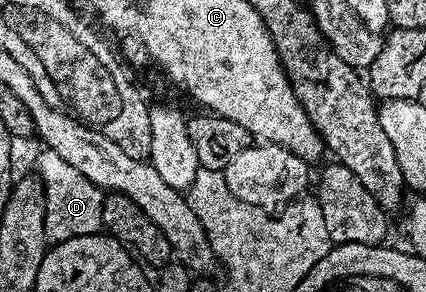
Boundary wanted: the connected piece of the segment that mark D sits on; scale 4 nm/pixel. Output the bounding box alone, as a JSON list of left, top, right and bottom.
[36,149,103,243]

